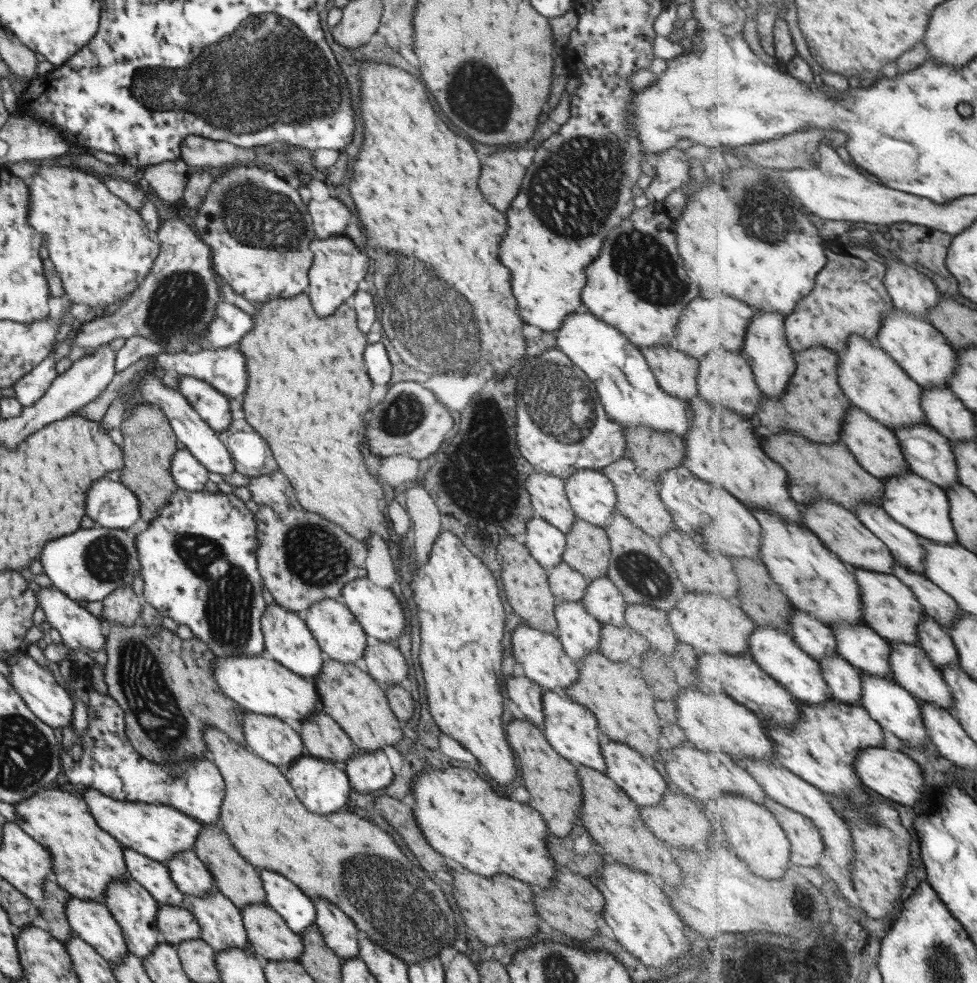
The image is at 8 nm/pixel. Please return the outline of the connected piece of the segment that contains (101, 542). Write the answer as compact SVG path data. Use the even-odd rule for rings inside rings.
M94 526L61 536L57 540L49 540L43 546L38 560L52 587L71 600L102 601L112 590L131 587L131 580L141 574L135 537L119 528Z

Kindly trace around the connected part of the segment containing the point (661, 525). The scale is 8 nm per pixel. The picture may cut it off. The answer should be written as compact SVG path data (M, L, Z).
M627 456L605 466L601 472L611 481L616 495L615 511L619 512L626 520L629 520L636 528L645 534L659 538L661 534L671 530L671 516L667 514L665 506L661 503L658 484L648 478L640 476L636 471L634 462Z

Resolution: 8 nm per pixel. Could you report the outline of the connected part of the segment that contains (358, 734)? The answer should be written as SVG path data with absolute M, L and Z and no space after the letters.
M323 656L321 670L313 677L322 711L328 714L349 737L355 749L375 752L383 746L395 746L403 740L401 722L395 718L387 704L384 690L360 665L341 664Z

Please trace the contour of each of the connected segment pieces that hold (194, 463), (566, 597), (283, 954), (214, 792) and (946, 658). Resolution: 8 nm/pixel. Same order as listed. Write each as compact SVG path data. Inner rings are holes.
M185 448L177 450L171 458L169 473L178 489L188 492L203 491L208 480L207 472L208 470Z
M561 562L547 570L547 584L557 602L580 602L587 582L584 576Z
M249 904L240 909L241 922L247 935L250 950L262 961L297 961L303 952L303 943L298 933L289 930L285 921L266 904Z
M73 680L65 682L65 685L65 691L71 694L69 698L72 702L74 696L79 697L87 712L87 726L81 737L73 733L72 720L69 726L57 730L60 766L69 783L97 790L113 800L169 805L202 824L218 820L221 800L225 796L225 783L209 757L203 760L185 760L177 766L148 762L129 743L124 732L124 715L111 696L97 693L89 682ZM73 742L79 743L82 750L77 762L66 753Z
M925 614L920 625L919 645L925 650L938 668L960 664L959 651L951 633L943 628L933 616Z

